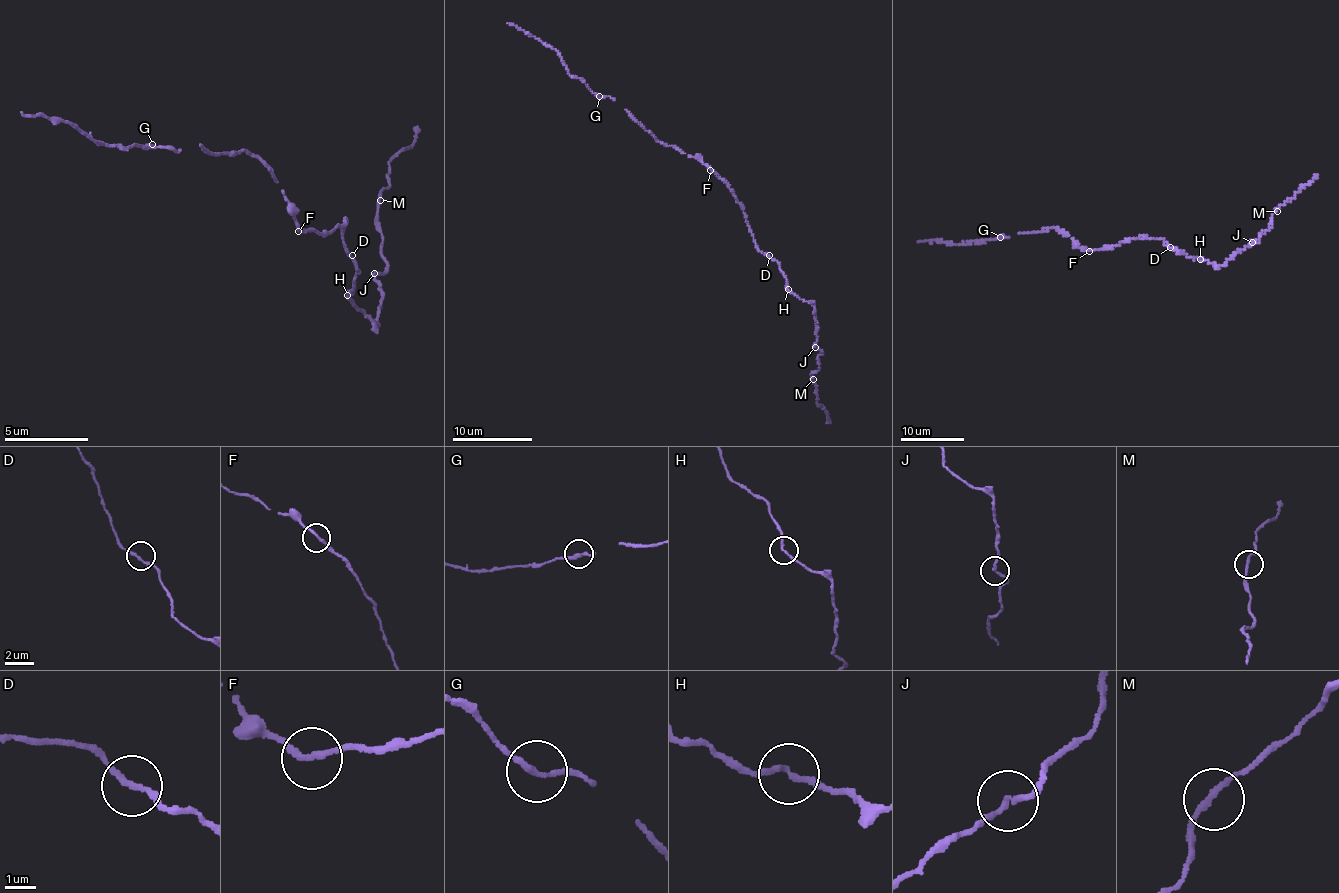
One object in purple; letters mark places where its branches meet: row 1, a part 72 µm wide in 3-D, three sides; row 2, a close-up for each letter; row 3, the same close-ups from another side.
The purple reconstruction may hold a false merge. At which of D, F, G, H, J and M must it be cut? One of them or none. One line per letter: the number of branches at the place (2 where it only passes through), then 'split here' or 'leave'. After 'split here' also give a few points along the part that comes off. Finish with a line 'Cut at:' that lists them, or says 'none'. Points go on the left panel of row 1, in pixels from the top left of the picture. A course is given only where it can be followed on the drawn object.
D: branches 2; leave
F: branches 2; leave
G: branches 2; leave
H: branches 2; leave
J: branches 2; leave
M: branches 2; leave
Cut at: none

